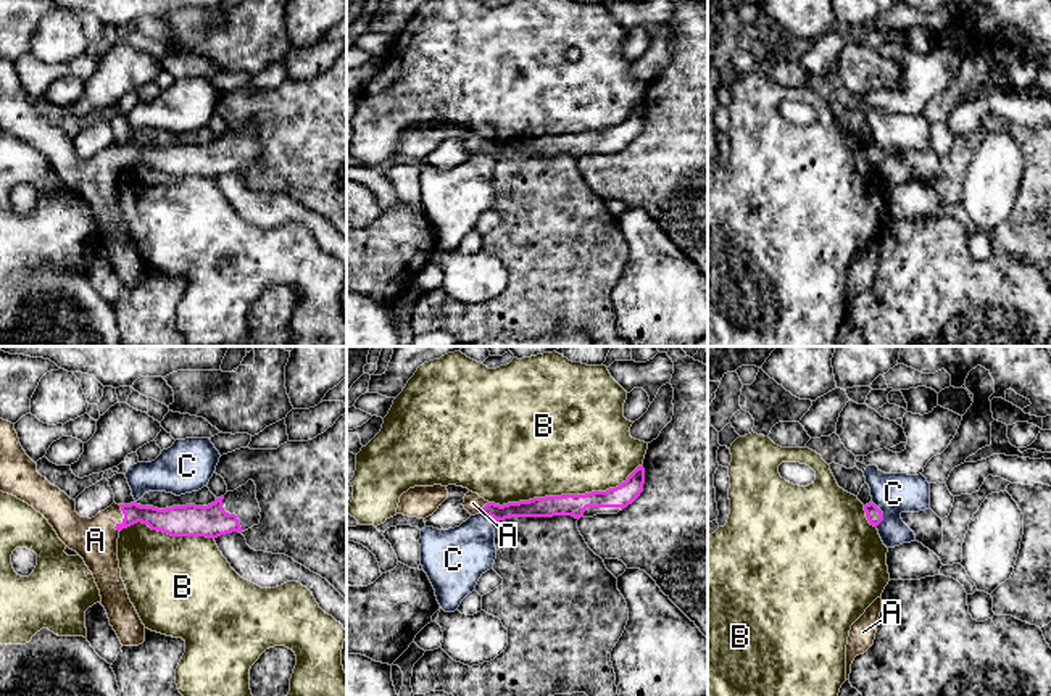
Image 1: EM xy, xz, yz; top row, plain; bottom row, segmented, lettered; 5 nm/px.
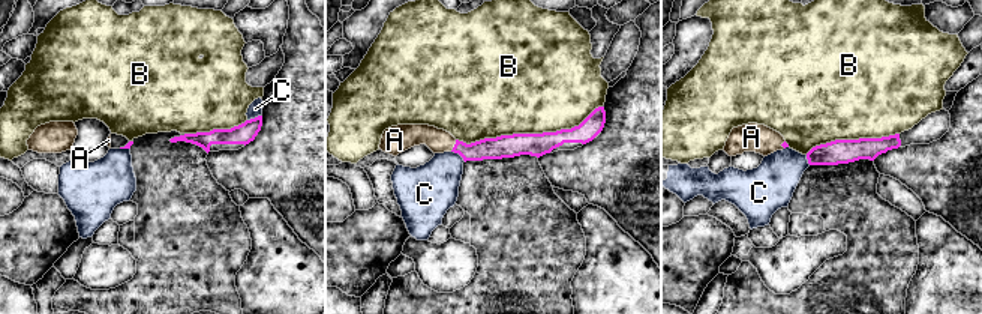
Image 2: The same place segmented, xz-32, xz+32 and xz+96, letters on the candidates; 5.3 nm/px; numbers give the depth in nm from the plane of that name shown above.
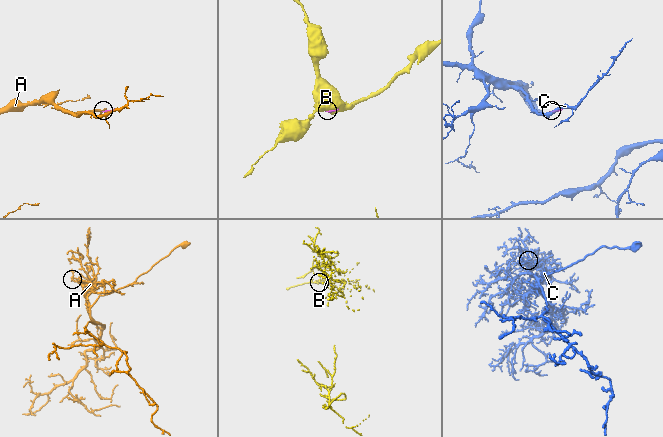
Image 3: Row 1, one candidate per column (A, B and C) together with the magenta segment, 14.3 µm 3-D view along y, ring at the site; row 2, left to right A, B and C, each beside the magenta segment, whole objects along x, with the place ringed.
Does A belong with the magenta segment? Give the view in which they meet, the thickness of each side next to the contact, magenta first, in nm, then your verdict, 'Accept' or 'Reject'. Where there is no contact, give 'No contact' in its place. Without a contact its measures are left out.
Touches magenta in xy. Thickness 150 nm (magenta) against 220 nm. Accept

